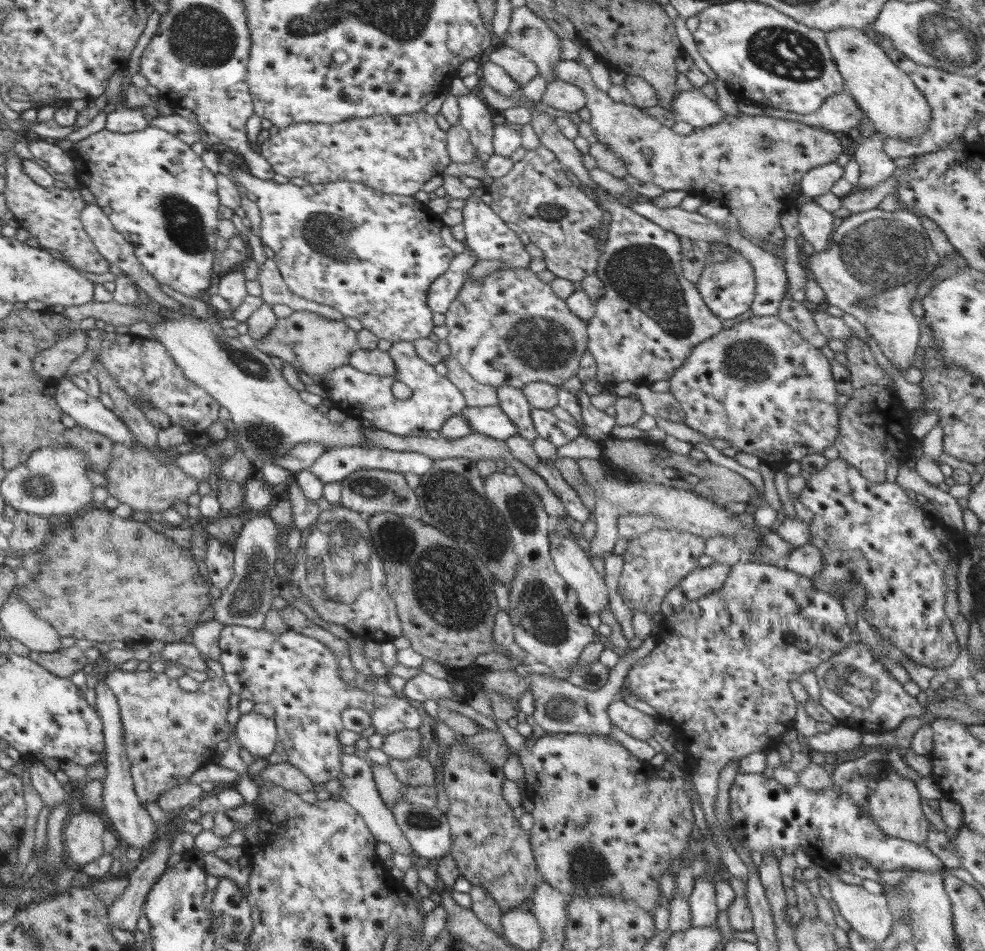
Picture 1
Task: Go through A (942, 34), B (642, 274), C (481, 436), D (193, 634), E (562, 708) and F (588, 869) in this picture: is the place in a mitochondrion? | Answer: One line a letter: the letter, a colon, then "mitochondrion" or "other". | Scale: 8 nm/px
A: mitochondrion
B: mitochondrion
C: other
D: other
E: mitochondrion
F: mitochondrion

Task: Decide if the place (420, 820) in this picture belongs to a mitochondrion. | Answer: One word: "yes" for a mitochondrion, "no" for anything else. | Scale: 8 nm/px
yes

